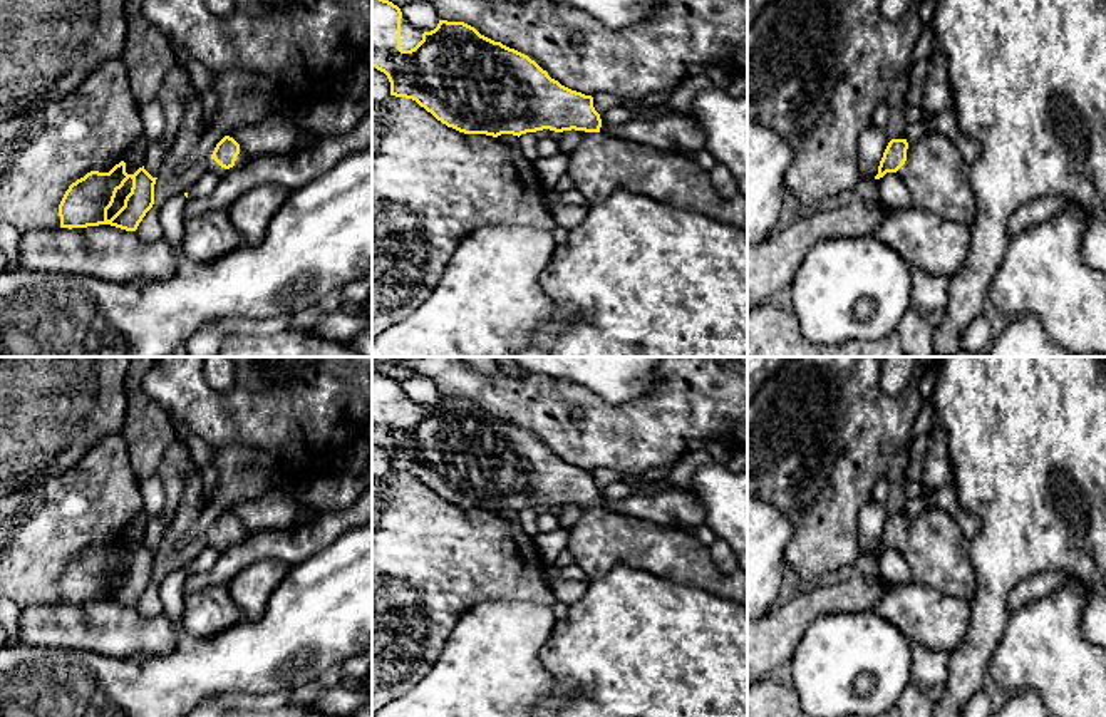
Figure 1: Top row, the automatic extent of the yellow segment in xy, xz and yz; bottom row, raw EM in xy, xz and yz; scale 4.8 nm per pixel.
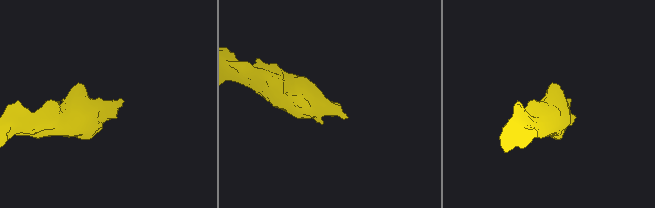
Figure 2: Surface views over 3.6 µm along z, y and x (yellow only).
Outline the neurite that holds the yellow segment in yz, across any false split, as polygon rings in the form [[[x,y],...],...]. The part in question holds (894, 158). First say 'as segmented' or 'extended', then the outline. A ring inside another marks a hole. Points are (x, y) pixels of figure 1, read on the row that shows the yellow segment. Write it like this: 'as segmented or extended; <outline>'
extended; [[[930,131],[918,142],[892,139],[875,179],[886,173],[902,178],[913,208],[942,219],[974,224],[977,203],[970,186],[970,166],[945,134]]]

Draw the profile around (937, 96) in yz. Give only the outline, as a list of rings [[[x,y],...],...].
[[[935,47],[923,89],[922,109],[927,114],[943,114],[954,111],[954,92],[948,79],[948,60],[940,47]]]

